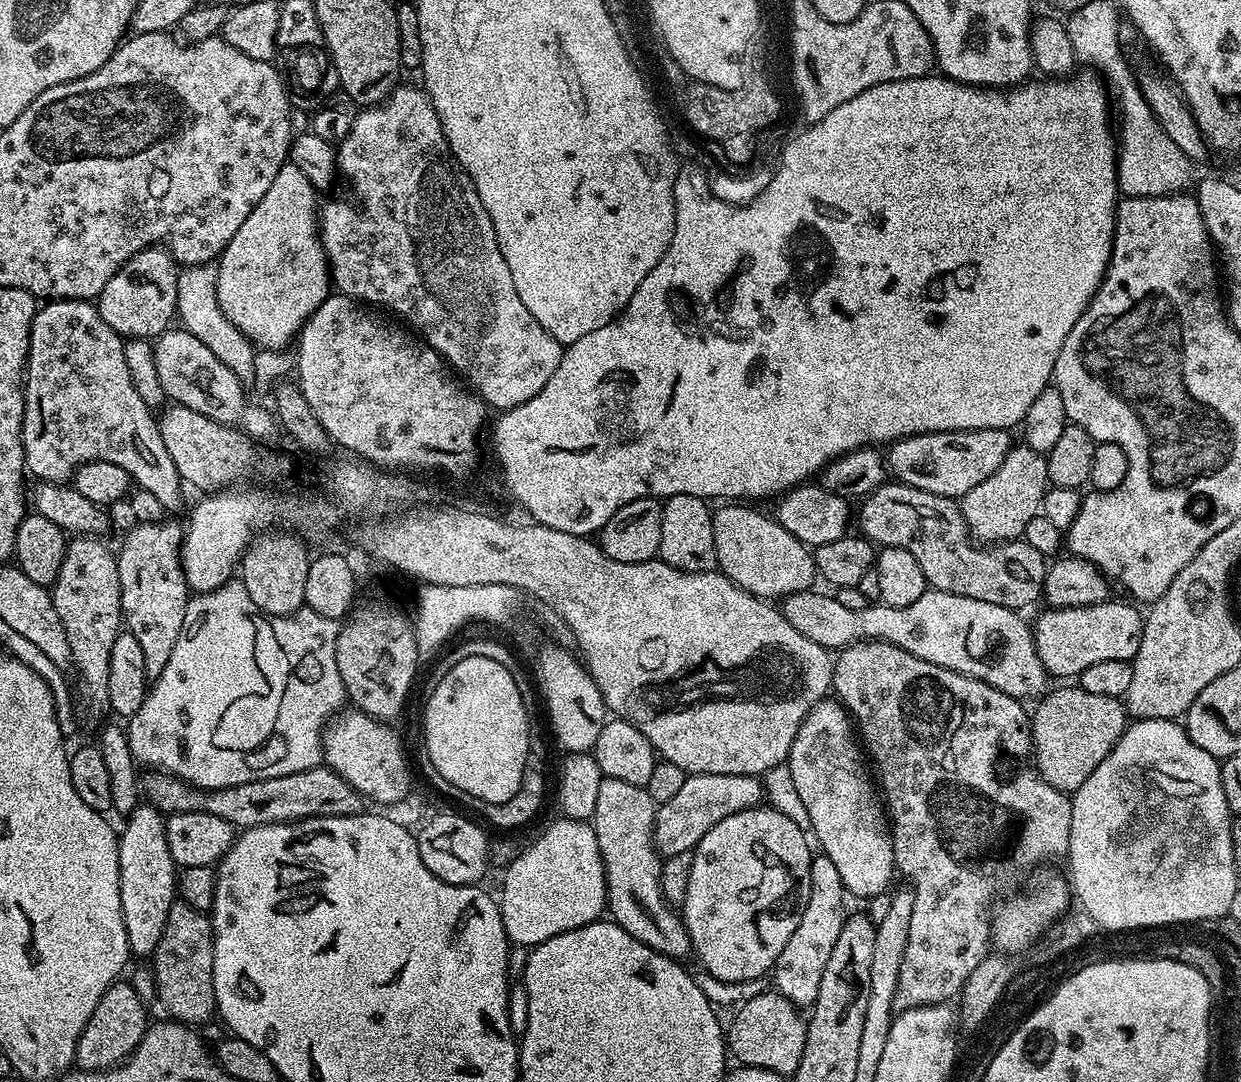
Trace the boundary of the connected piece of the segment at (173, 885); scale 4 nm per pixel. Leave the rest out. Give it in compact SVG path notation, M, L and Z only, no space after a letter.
M141 802L127 815L128 825L119 833L120 849L120 901L122 922L126 926L128 951L133 957L151 957L158 942L162 942L162 930L166 930L166 918L170 906L178 900L178 865L166 846L165 813L147 802Z

